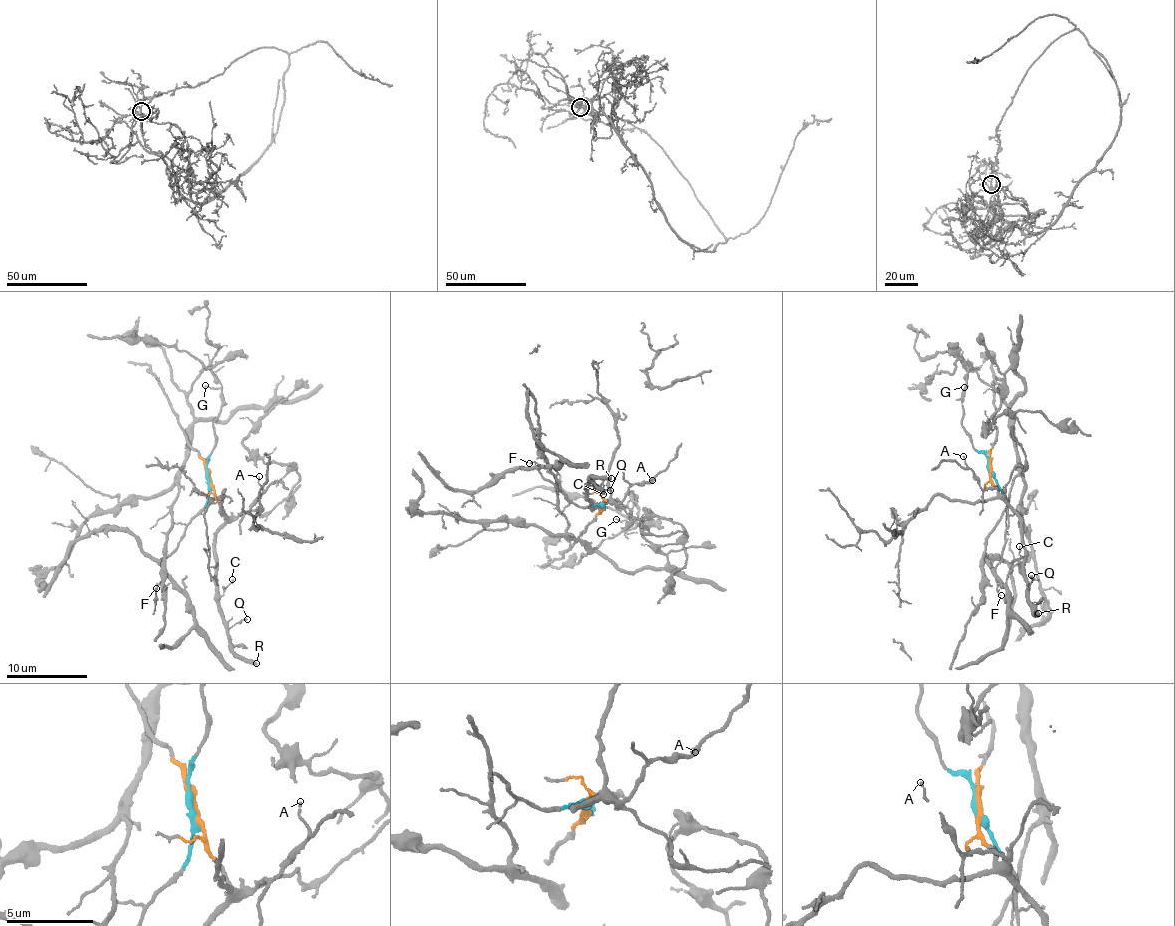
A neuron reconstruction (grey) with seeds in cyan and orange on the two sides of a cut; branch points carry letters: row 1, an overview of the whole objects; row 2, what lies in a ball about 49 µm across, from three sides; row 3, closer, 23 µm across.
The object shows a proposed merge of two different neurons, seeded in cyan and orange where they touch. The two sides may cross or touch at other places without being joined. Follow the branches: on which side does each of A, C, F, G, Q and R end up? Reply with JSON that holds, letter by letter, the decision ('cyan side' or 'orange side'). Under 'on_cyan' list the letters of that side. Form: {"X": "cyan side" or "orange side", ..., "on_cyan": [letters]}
{"A": "orange side", "C": "orange side", "F": "cyan side", "G": "cyan side", "Q": "orange side", "R": "orange side", "on_cyan": ["F", "G"]}

